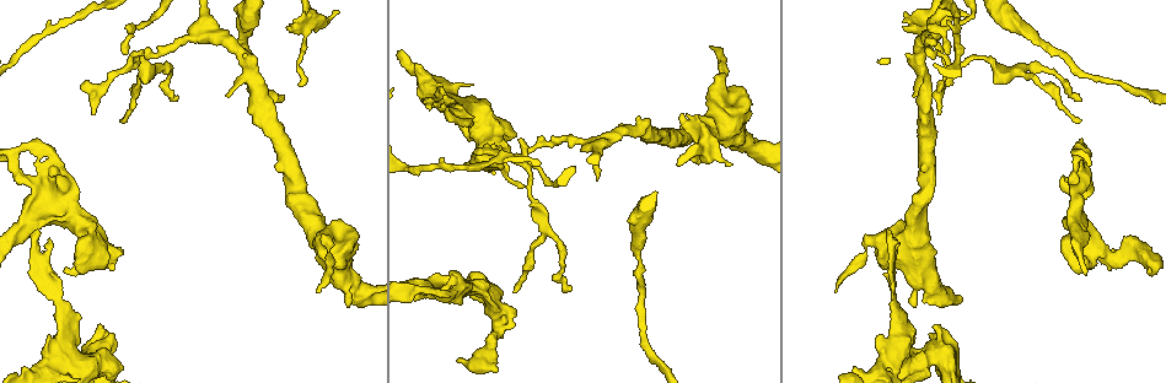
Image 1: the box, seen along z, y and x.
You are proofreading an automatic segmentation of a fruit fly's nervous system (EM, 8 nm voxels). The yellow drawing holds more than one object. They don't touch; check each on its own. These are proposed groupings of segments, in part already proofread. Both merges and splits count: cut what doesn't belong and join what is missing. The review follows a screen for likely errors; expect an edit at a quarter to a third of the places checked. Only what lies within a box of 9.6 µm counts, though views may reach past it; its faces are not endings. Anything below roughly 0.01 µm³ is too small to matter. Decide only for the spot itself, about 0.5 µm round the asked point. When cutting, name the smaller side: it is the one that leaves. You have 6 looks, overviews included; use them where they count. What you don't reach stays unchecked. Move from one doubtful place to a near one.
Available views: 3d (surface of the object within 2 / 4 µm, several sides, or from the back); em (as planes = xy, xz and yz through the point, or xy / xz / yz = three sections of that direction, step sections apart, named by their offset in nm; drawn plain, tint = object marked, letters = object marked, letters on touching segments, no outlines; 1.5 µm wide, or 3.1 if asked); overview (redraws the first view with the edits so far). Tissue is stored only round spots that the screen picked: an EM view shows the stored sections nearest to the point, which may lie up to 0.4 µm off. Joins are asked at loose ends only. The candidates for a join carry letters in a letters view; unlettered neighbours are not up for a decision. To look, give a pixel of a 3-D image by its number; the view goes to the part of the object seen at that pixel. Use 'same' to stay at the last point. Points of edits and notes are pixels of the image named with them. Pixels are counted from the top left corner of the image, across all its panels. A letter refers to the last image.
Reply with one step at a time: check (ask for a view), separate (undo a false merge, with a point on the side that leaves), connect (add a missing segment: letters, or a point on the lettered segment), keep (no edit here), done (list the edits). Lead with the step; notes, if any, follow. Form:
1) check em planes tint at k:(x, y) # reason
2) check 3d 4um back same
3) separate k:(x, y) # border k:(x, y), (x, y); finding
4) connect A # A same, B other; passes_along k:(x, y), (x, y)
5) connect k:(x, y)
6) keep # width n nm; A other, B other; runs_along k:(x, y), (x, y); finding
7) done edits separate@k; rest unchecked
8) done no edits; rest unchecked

check em xz step 4 letters at 1:(571, 289) # tapers out

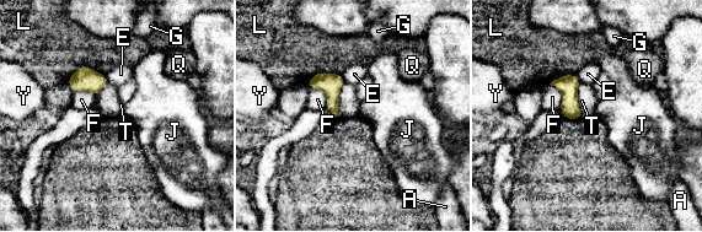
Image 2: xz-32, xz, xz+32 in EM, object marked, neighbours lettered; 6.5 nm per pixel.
check em planes letters same # another direction

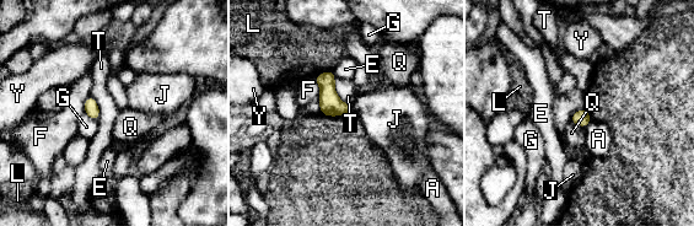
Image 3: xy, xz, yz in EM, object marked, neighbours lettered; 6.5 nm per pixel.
keep # longest_contact T 200 nm; A other, E other, F other, G other, J other, L other, Q other, T other, Y other; none of them fits

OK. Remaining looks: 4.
check em planes letters at 1:(153, 70) # three-way junction

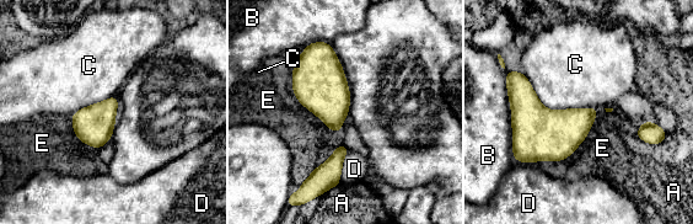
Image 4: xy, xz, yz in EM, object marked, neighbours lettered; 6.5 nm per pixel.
keep # width 190 nm; A other, B other, C other, D other, E other; continuous, no second cell

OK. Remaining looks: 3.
check em xy step 4 tint at 1:(473, 366) # calibre changes

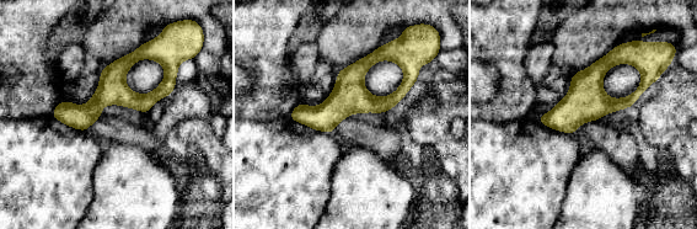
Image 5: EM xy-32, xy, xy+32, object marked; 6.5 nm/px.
check em planes letters same

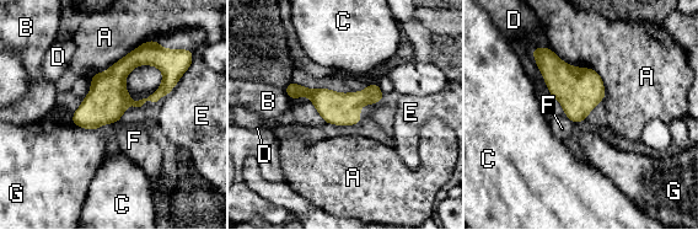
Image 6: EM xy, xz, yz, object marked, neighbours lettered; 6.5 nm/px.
keep # A other, B other, C other, D other, E other, F other, G other; runs_along 6:(176, 70), (134, 58), (75, 122); all the same cell

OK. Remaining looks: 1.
done no edits; rest unchecked

